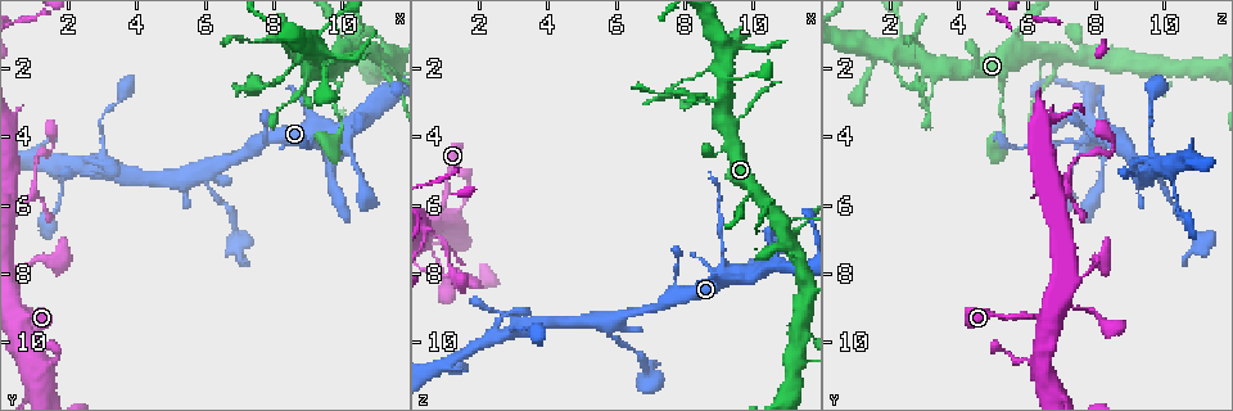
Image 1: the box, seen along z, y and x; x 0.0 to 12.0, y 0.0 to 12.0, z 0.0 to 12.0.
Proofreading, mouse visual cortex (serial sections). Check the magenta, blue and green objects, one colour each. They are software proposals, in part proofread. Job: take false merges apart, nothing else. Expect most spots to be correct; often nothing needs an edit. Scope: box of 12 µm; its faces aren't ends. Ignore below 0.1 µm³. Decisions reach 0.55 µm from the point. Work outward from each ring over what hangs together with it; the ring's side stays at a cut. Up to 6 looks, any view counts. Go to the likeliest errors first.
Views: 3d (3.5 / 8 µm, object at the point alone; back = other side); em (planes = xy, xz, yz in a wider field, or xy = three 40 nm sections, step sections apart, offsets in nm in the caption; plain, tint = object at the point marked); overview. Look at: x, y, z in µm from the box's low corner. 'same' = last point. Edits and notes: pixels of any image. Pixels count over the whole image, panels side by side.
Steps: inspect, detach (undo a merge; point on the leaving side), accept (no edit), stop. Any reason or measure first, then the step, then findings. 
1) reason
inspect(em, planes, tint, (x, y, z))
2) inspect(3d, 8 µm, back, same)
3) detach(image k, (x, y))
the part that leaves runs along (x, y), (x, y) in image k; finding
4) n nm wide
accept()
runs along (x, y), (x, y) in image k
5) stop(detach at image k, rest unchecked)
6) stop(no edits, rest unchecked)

thick turns thin
inspect(3d, 3.5 µm, (0.8, 5.9, 7.0))

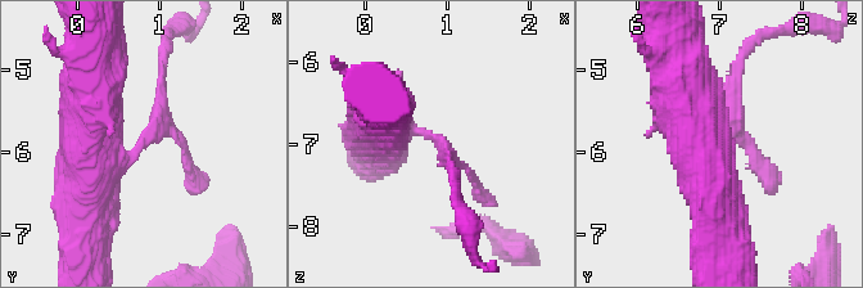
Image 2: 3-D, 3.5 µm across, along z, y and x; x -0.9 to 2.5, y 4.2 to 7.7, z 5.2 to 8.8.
now the EM
inspect(em, xy, step 3, tint, (0.75, 5.85, 6.90))

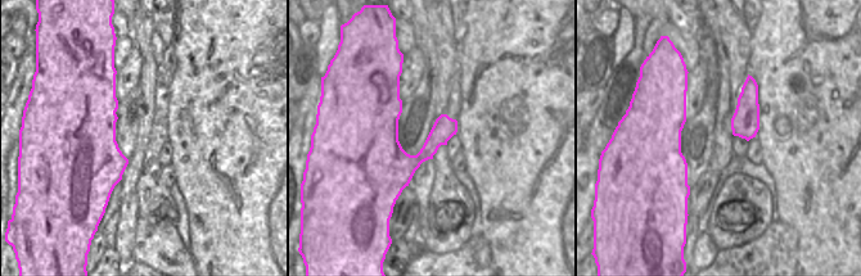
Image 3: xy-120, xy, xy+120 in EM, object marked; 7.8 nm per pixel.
accept()
runs along (80, 189), (154, 130), (162, 67) in image 2; continuous, no second cell

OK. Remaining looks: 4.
a narrow waist
inspect(3d, 3.5 µm, back, (6.1, 5.0, 9.3))

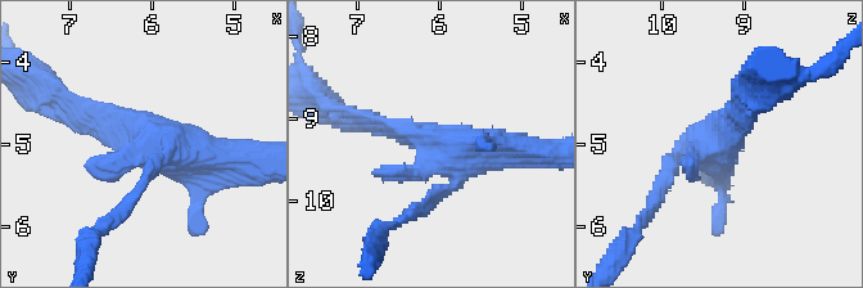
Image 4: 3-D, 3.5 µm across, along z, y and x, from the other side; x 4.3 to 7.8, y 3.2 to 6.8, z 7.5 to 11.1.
need the tissue
inspect(em, xy, step 1, tint, (6.10, 4.95, 9.30))

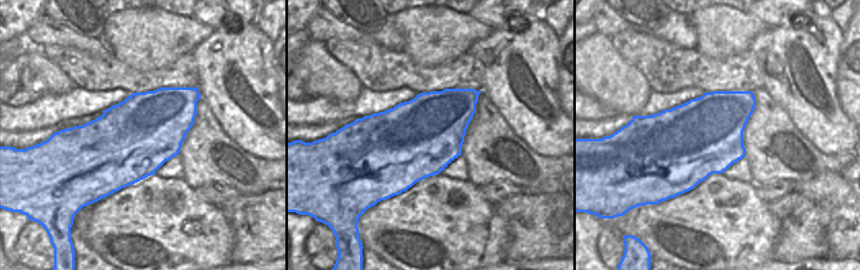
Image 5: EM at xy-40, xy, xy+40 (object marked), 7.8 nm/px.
another direction
inspect(em, xy, step 5, tint, same)

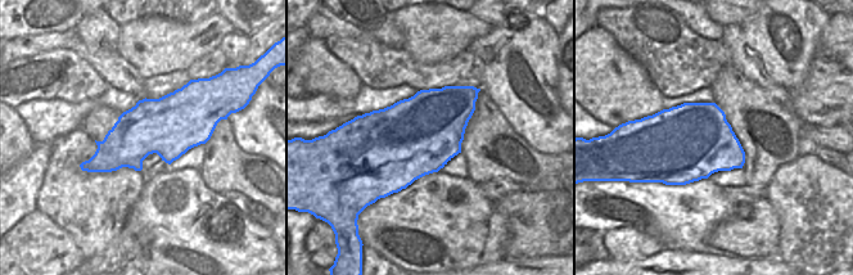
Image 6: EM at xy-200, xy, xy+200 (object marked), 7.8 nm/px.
accept()
continuous, no second cell

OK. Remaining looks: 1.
stop(no edits, rest unchecked)

